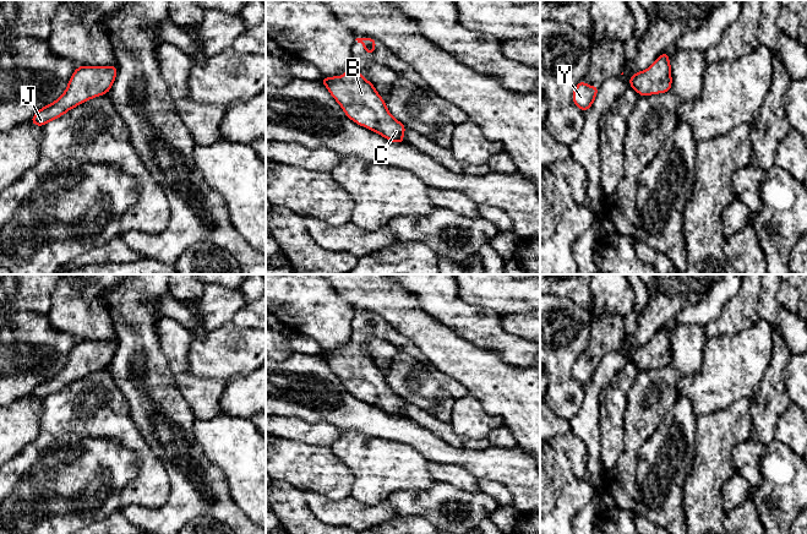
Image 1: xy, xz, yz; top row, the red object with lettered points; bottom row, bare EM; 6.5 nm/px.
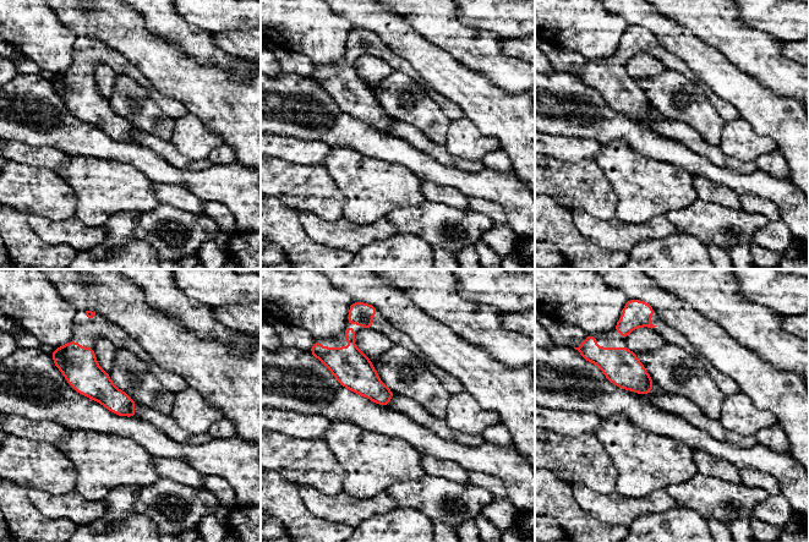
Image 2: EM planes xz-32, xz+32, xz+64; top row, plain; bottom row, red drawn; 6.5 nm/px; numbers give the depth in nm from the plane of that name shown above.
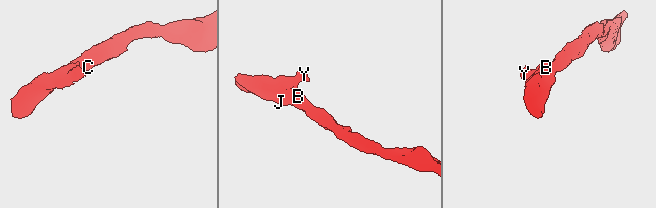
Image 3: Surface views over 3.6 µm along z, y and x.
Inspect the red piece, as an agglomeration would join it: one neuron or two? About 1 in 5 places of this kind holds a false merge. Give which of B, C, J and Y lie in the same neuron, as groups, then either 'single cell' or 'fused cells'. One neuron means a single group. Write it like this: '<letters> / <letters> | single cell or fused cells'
B C J Y | single cell

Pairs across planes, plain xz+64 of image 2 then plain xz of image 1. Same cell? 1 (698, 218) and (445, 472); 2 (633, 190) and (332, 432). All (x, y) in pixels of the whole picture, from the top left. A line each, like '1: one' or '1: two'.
1: two
2: two

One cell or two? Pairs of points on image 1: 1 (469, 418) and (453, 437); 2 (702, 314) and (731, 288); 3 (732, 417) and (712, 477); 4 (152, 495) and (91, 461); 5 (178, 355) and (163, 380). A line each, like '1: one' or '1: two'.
1: two
2: one
3: one
4: two
5: two

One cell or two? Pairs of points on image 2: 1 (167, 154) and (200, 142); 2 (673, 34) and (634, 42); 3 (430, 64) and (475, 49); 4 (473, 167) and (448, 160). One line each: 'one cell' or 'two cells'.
1: two cells
2: two cells
3: two cells
4: one cell

